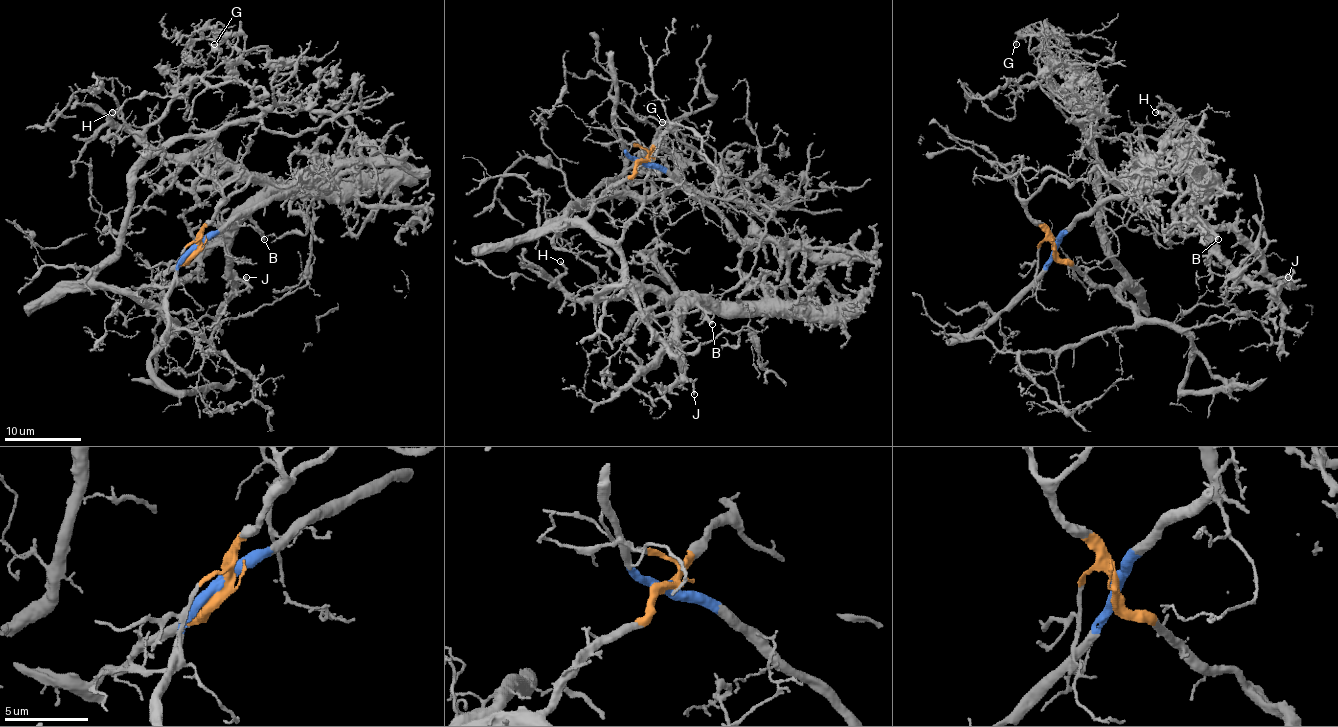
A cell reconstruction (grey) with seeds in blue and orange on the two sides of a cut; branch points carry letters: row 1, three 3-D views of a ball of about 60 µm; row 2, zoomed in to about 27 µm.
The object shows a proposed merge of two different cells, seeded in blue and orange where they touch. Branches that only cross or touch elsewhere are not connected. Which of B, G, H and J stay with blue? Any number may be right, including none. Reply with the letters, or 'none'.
B, H, J

